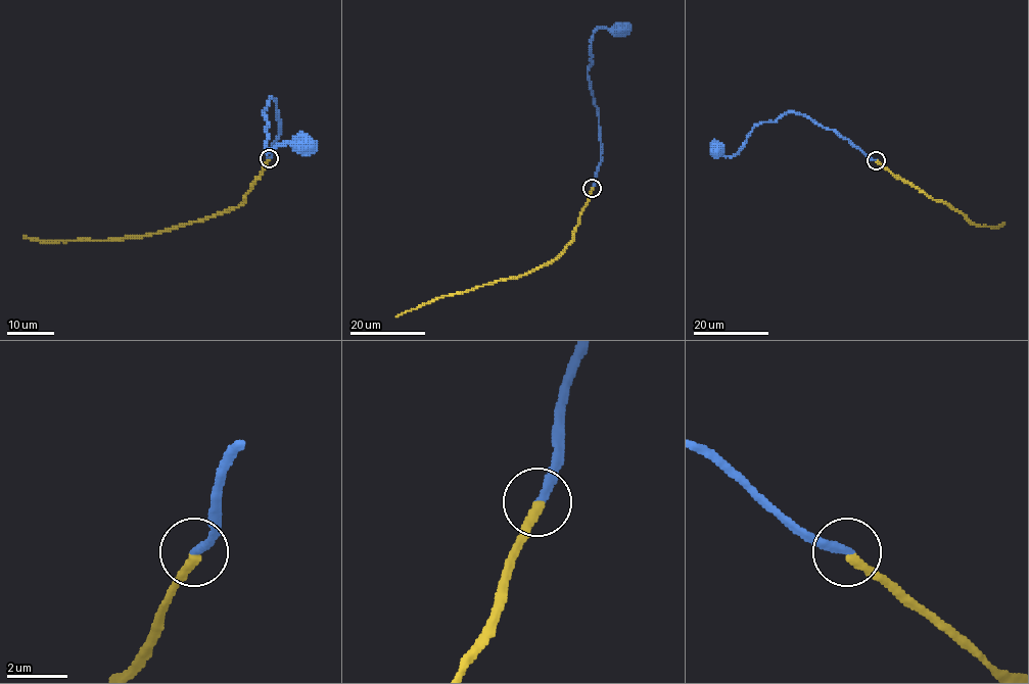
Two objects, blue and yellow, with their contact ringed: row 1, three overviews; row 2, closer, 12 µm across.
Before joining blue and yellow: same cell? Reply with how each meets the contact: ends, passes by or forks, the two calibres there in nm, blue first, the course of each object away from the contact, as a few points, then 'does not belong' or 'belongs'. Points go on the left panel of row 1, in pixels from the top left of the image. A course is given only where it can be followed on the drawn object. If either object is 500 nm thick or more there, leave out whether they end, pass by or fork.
blue ends | yellow ends | 280/320 nm | blue via (269, 158), (279, 132), (276, 101), (271, 98), (263, 111), (266, 119), (268, 153), (277, 145), (303, 143) | yellow via (269, 159), (245, 199), (237, 206), (174, 228), (139, 237), (22, 237) | belongs

